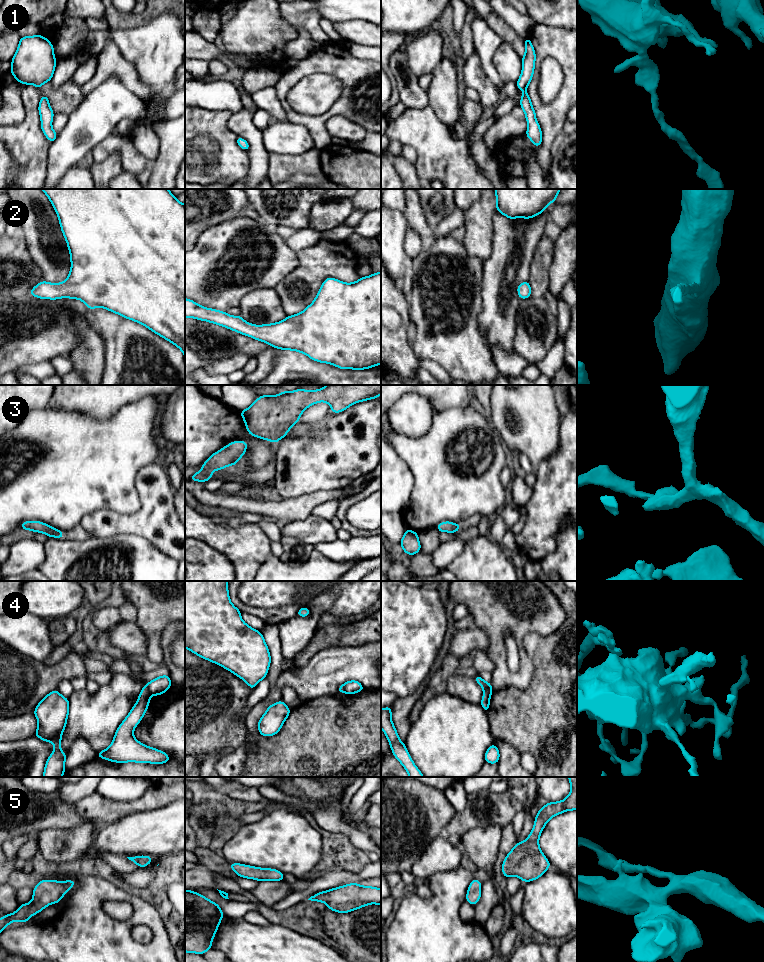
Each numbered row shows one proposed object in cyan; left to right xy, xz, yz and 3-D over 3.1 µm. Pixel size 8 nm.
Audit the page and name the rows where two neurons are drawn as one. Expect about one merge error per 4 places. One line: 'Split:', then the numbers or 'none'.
Split: 4

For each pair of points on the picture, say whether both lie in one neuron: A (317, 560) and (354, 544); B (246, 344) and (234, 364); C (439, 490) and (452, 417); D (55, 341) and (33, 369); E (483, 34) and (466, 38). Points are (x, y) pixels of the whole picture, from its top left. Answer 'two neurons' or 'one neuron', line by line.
A: two neurons
B: two neurons
C: one neuron
D: two neurons
E: two neurons

